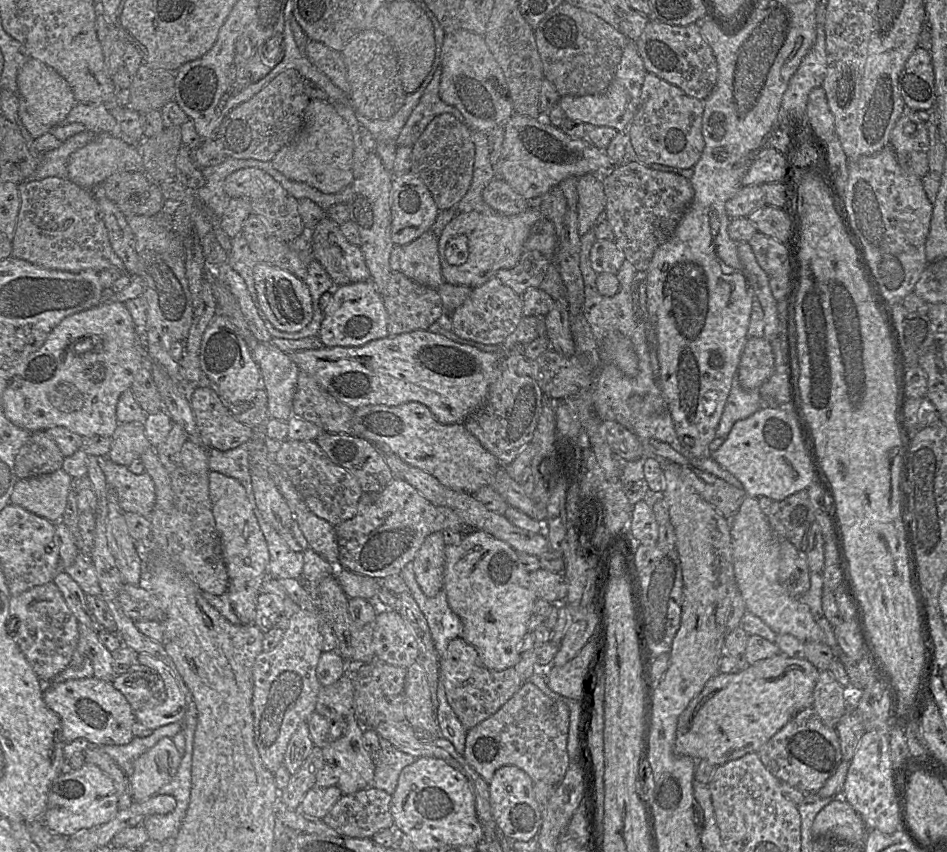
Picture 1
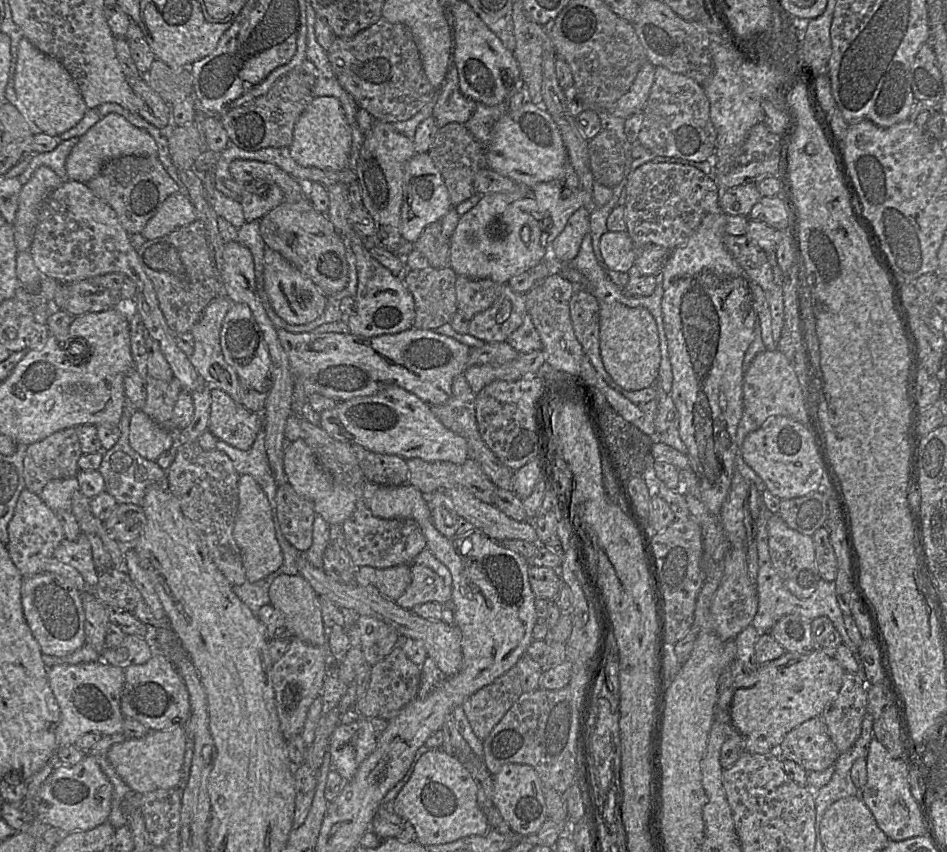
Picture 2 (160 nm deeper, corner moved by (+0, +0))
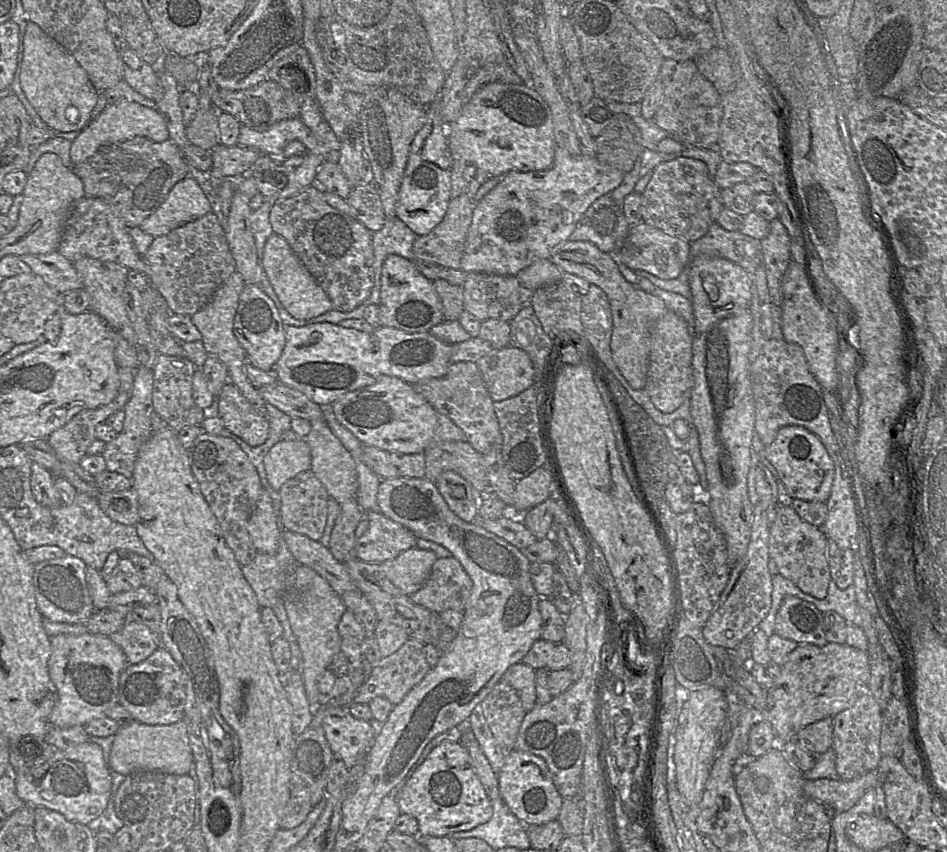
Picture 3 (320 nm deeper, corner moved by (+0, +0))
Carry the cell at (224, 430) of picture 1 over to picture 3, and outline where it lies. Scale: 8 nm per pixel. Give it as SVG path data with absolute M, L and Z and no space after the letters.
M224 385L216 402L217 416L229 432L251 447L258 447L267 440L267 418L256 411L235 385Z

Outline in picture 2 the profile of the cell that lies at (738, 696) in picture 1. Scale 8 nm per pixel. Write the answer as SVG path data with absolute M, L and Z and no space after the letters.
M813 650L807 654L799 654L786 651L781 657L764 664L760 664L759 668L748 676L735 676L733 682L732 701L730 705L730 716L733 727L744 739L745 751L753 754L777 752L779 745L789 731L813 717L821 716L827 705L837 697L845 673L845 670L839 665L834 657L829 657L820 651Z

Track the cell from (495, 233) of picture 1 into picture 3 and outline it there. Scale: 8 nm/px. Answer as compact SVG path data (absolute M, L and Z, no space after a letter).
M556 148L553 165L542 171L511 171L475 205L466 238L460 269L465 273L482 272L516 276L540 258L550 258L551 250L569 239L588 208L601 196L611 194L623 181L625 173L601 164L596 157L574 156Z

